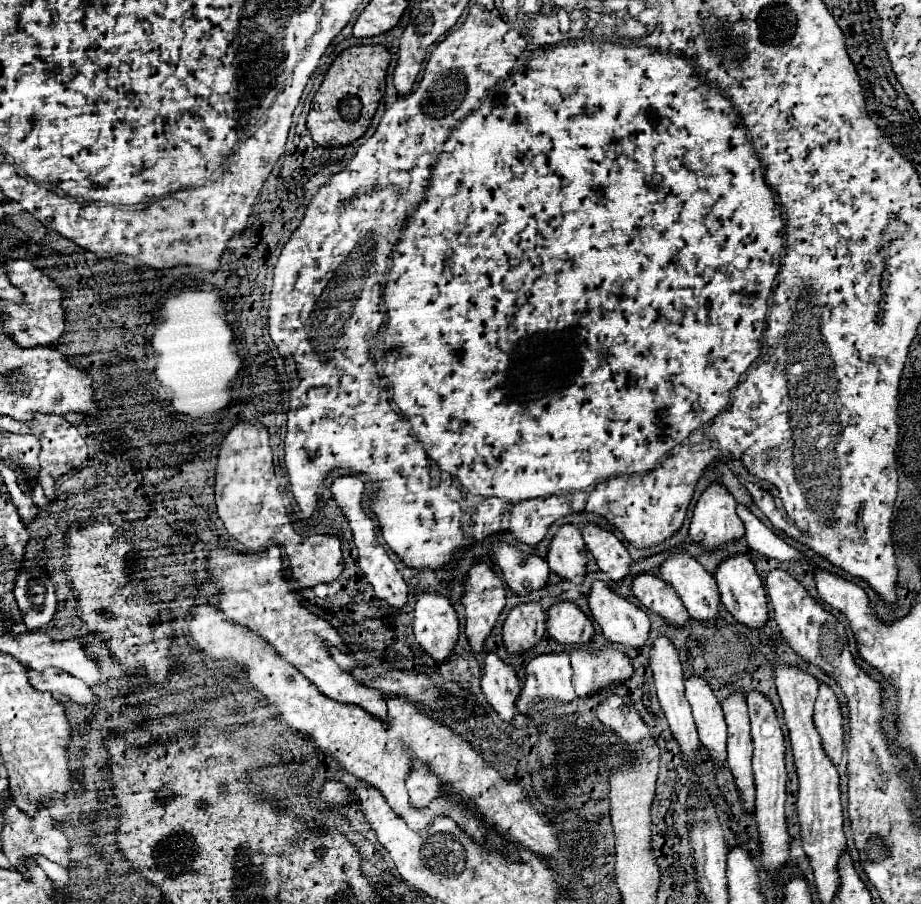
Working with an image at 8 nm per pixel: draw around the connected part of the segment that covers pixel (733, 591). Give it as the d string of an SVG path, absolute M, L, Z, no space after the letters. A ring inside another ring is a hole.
M735 553L727 559L723 559L715 571L715 581L719 585L721 603L727 607L727 611L743 625L747 627L761 627L767 621L767 597L763 589L763 581L759 579L755 565L745 553Z

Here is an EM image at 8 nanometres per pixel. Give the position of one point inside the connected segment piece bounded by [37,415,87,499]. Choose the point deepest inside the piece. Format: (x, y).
(65, 449)

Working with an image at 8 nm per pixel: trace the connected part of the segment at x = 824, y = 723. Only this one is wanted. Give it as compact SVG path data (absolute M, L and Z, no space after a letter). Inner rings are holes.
M819 685L819 697L815 703L815 727L821 735L823 747L831 761L839 765L843 755L843 713L839 705L839 697L831 689L831 685Z

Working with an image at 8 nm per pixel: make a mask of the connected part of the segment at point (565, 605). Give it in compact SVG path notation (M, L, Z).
M559 601L547 611L547 631L559 643L589 643L593 623L573 601Z

